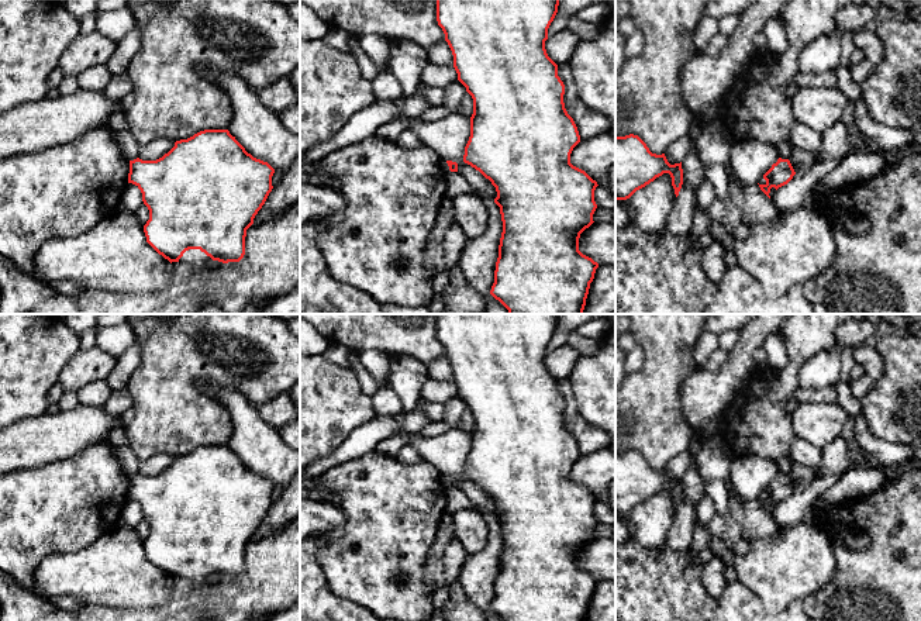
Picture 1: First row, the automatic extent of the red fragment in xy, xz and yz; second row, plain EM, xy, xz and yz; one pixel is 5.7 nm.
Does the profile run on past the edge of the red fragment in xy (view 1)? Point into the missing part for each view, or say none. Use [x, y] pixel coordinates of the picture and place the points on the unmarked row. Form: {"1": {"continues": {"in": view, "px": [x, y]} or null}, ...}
{"1": {"continues": {"in": "xy", "px": [196, 573]}}}

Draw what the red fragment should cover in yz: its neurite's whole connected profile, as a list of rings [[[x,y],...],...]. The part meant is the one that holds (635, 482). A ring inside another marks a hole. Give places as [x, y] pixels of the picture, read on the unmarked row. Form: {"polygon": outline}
{"polygon": [[[638,451],[615,452],[615,515],[629,514],[663,489],[670,490],[677,513],[683,500],[682,477],[670,480],[665,469],[652,469]]]}

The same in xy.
{"polygon": [[[204,445],[175,462],[156,476],[130,476],[128,498],[142,508],[142,517],[149,525],[149,535],[144,541],[146,558],[165,575],[201,583],[215,577],[239,577],[245,570],[246,545],[272,507],[275,484],[253,473],[230,449],[228,445]]]}

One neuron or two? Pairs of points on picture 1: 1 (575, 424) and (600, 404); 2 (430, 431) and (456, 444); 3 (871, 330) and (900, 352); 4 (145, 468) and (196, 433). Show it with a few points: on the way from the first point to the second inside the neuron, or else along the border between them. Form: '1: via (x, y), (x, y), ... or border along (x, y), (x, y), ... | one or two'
1: border along (571, 386), (578, 413), (600, 430) | two
2: border along (451, 428), (431, 437), (420, 434) | two
3: border along (878, 335), (873, 341) | two
4: border along (175, 455), (154, 454), (141, 462) | two

